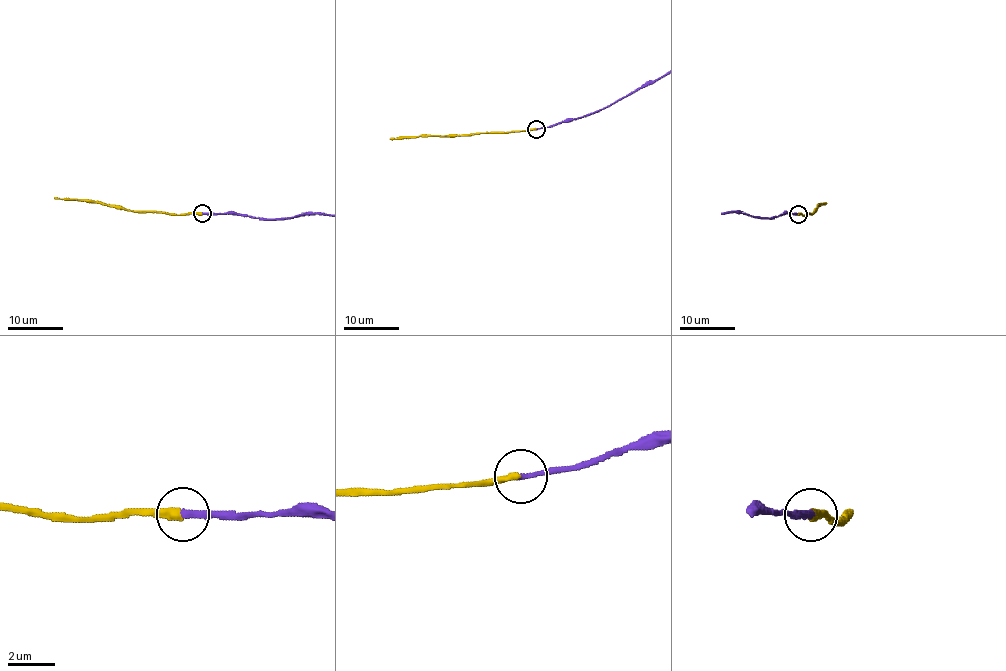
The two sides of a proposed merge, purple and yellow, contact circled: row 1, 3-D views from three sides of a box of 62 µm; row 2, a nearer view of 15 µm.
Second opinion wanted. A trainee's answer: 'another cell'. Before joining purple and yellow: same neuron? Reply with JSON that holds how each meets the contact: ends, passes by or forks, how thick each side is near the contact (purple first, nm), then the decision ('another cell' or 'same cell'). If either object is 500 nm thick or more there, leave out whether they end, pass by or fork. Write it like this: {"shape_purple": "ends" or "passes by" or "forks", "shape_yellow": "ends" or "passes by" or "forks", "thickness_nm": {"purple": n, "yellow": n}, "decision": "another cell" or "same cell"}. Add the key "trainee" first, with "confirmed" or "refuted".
{"trainee": "refuted", "shape_purple": "ends", "shape_yellow": "ends", "thickness_nm": {"purple": 240, "yellow": 320}, "decision": "same cell"}

